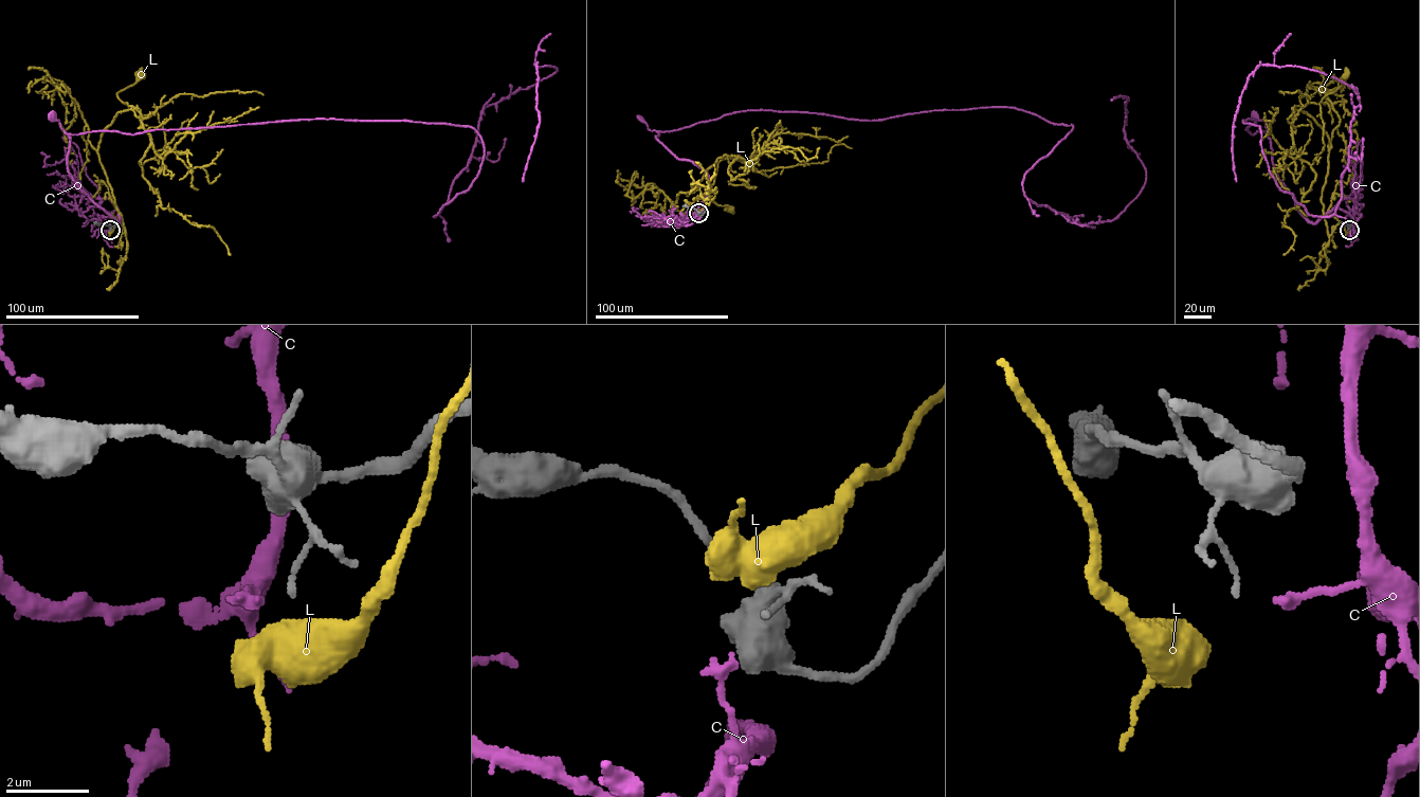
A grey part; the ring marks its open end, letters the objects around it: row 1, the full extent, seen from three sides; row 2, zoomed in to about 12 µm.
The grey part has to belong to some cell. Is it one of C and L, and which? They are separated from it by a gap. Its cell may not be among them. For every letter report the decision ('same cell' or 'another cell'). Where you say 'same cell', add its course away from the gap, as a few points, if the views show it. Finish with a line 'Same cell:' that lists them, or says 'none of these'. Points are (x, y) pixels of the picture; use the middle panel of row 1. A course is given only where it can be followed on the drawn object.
C: another cell
L: same cell; it runs (698, 212), (714, 193), (703, 185), (686, 193), (724, 155), (730, 158), (717, 162), (705, 195), (730, 209)
Same cell: L

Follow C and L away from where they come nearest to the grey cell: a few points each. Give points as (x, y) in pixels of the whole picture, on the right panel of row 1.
C: (1350, 231), (1352, 218), (1337, 207), (1314, 222), (1296, 209), (1295, 197), (1275, 170), (1266, 123), (1255, 115)
L: (1347, 231), (1340, 222), (1329, 236), (1323, 211), (1328, 136), (1305, 112), (1291, 118), (1345, 76)

